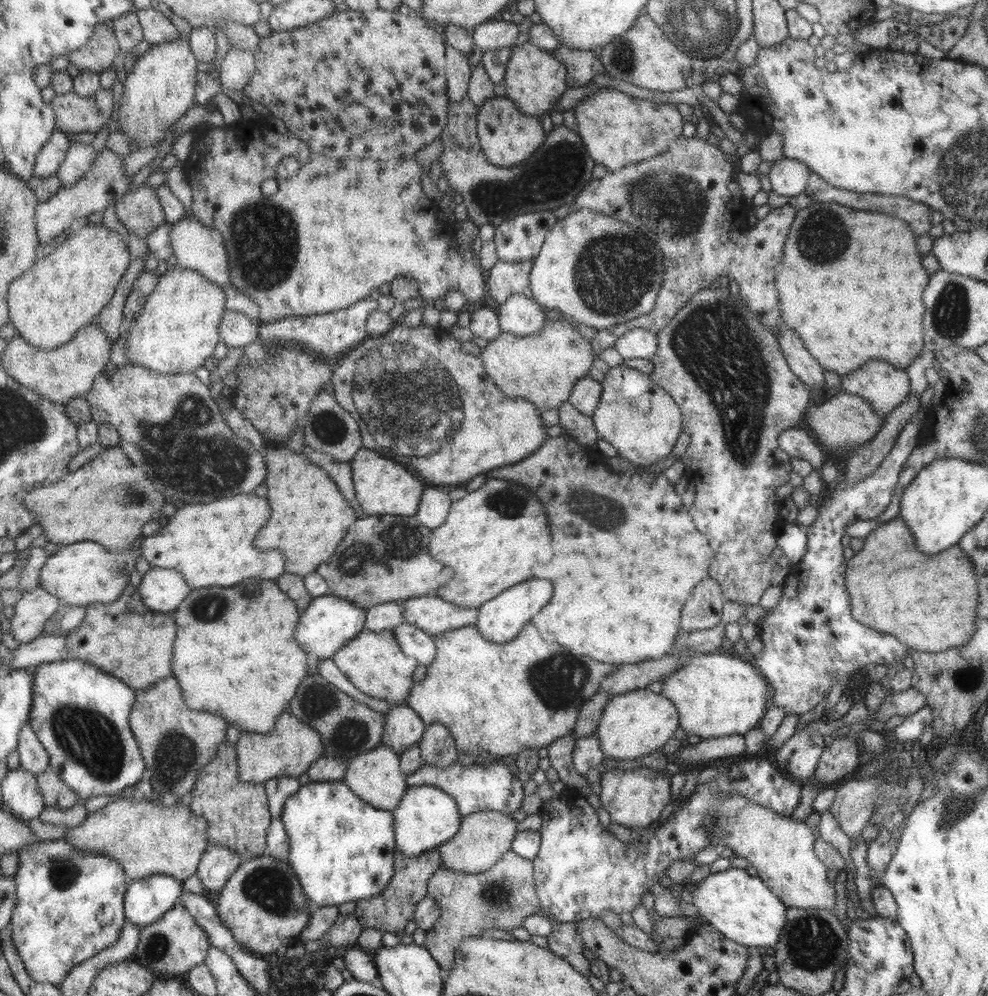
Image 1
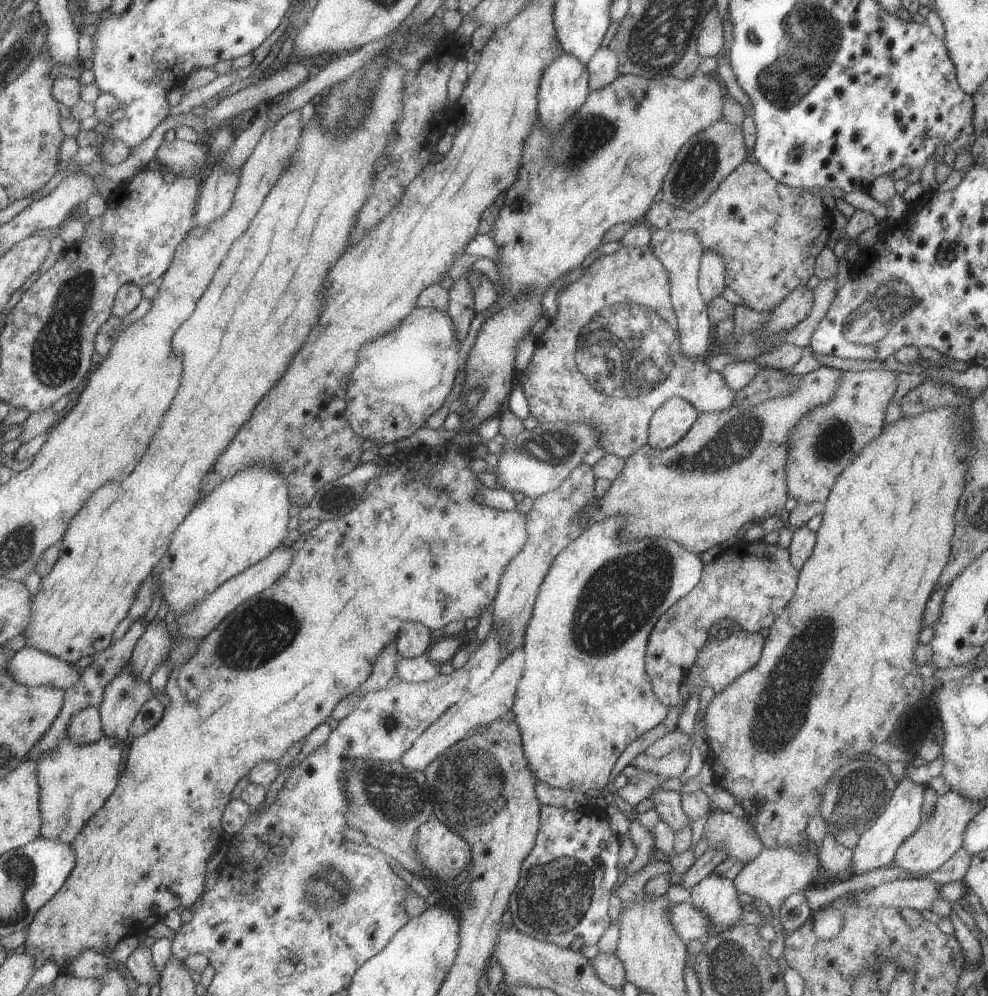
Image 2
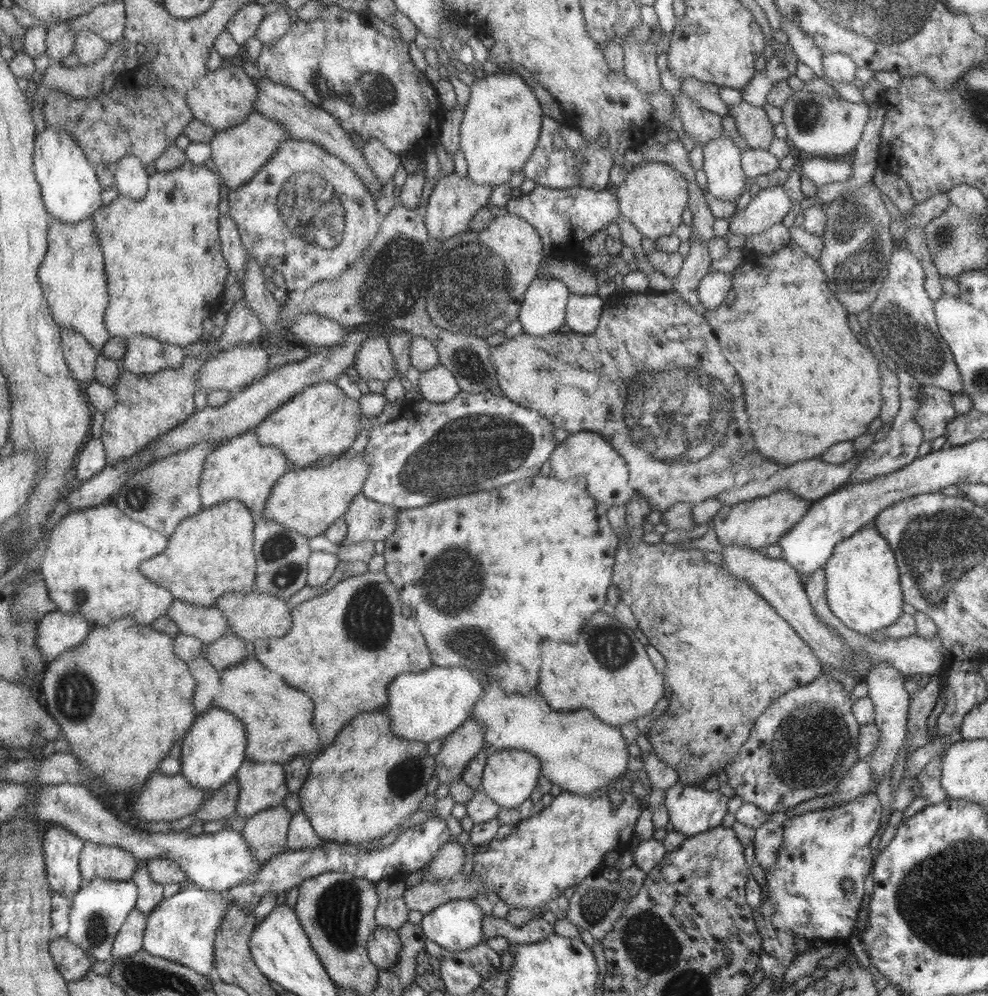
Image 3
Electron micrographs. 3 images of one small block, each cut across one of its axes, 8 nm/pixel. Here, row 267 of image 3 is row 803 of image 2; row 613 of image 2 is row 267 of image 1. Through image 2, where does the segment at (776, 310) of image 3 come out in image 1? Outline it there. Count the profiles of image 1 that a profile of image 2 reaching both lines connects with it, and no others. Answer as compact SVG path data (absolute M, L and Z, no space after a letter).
M811 202L808 207L797 210L797 218L794 218L792 230L786 240L785 254L782 254L781 268L782 271L777 276L780 311L782 311L781 324L794 329L794 333L798 333L806 350L820 363L824 370L832 370L832 372L842 376L860 369L870 359L884 360L892 363L898 369L906 370L908 364L920 356L922 344L924 344L922 342L922 338L924 338L922 316L926 312L926 305L922 302L922 294L924 294L924 288L930 280L930 274L922 266L922 256L920 256L918 246L916 246L914 229L904 219L874 211L856 210L854 207L840 204Z

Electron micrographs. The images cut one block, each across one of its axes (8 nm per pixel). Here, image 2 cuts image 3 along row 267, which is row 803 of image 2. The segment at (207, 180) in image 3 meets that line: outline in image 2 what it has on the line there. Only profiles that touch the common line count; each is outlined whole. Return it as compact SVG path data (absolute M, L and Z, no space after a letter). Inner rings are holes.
M462 440L458 443L447 441L435 447L419 446L396 470L370 480L363 492L362 502L355 506L354 510L336 520L320 521L316 528L302 533L291 545L294 550L292 566L270 588L249 598L228 614L217 628L212 629L212 632L202 639L198 652L184 666L170 671L164 692L170 701L168 706L164 707L160 722L146 734L130 739L126 768L120 784L105 802L104 808L84 826L76 840L70 844L76 852L76 868L69 874L60 892L37 910L32 924L26 929L24 952L34 958L37 968L44 967L46 962L53 962L60 968L60 974L65 974L66 968L80 958L85 950L110 955L119 941L129 935L146 933L158 920L163 920L170 910L178 906L191 907L204 892L206 864L210 854L222 840L223 826L220 824L220 816L229 806L230 792L234 790L236 782L242 780L261 762L277 762L290 746L308 736L322 722L329 721L336 704L368 680L380 652L397 638L405 623L422 623L431 631L437 631L452 621L480 618L487 606L494 602L506 566L521 552L528 540L528 519L525 514L516 510L497 510L482 506L474 500L476 490L483 486L477 474L470 470L470 464L474 460L466 452L470 445L468 440ZM432 544L444 544L439 554L430 554Z

